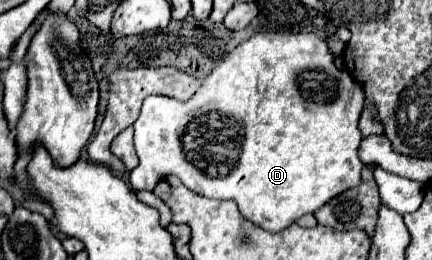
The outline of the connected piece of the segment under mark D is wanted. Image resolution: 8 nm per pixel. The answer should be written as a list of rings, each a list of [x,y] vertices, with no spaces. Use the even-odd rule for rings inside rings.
[[[260,32],[260,34],[254,34],[250,40],[236,46],[226,56],[226,60],[222,60],[208,74],[202,88],[198,88],[192,94],[192,98],[180,102],[176,98],[154,94],[154,96],[148,96],[144,100],[142,112],[140,112],[138,120],[134,122],[134,146],[136,146],[136,154],[138,154],[140,162],[130,172],[130,186],[136,192],[138,190],[152,190],[160,178],[178,176],[186,188],[190,188],[192,192],[196,192],[200,196],[220,198],[220,200],[234,200],[238,204],[240,212],[248,220],[252,220],[254,224],[258,224],[266,230],[272,230],[272,232],[286,230],[290,224],[294,224],[302,216],[314,214],[320,206],[324,206],[326,202],[336,198],[336,194],[342,194],[344,190],[350,190],[352,186],[358,186],[362,182],[362,172],[364,172],[364,166],[366,166],[358,158],[358,148],[360,148],[360,142],[362,142],[358,120],[360,120],[362,108],[364,108],[364,90],[362,90],[362,86],[348,72],[336,68],[334,56],[328,50],[324,40],[320,40],[314,34],[290,34],[290,32]]]

